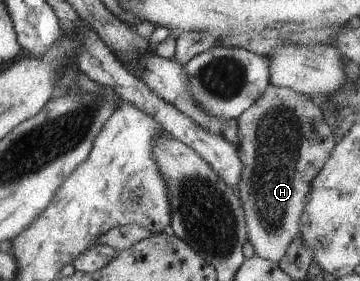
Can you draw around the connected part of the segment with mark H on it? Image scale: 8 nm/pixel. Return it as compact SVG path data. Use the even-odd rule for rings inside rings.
M269 84L261 98L236 120L241 140L237 147L238 158L241 158L241 163L245 166L239 180L238 196L246 217L248 242L255 249L256 256L279 263L291 240L300 235L301 216L311 192L310 183L324 168L338 141L333 136L334 128L327 124L324 112L313 99L273 84Z

